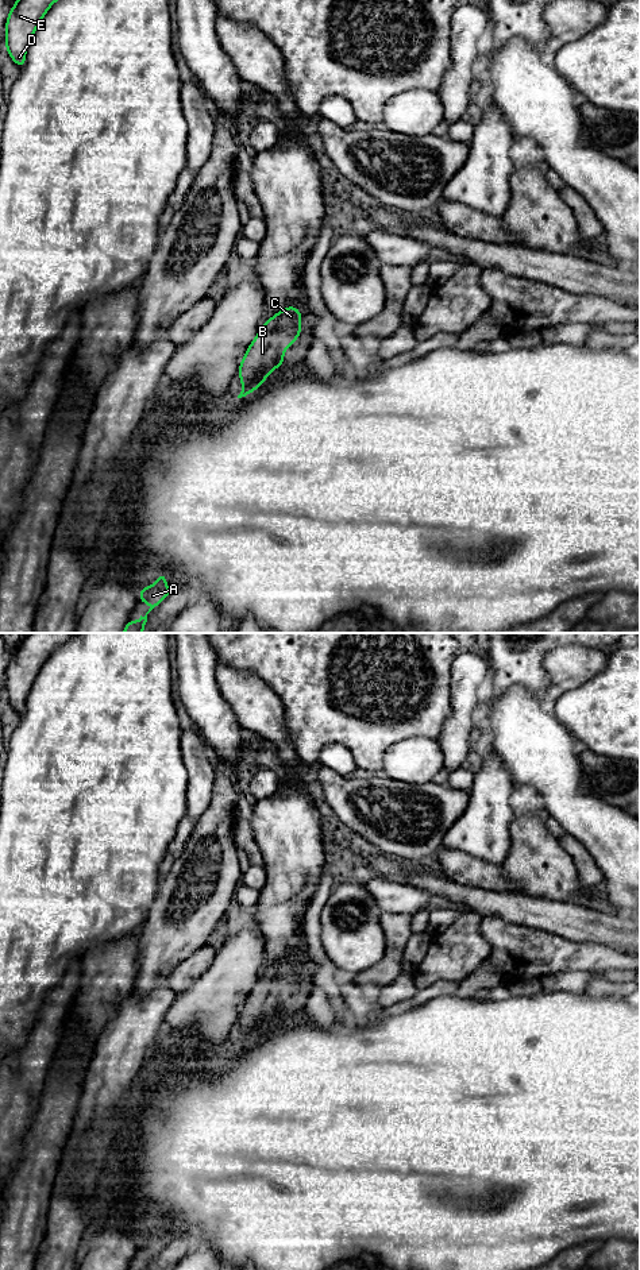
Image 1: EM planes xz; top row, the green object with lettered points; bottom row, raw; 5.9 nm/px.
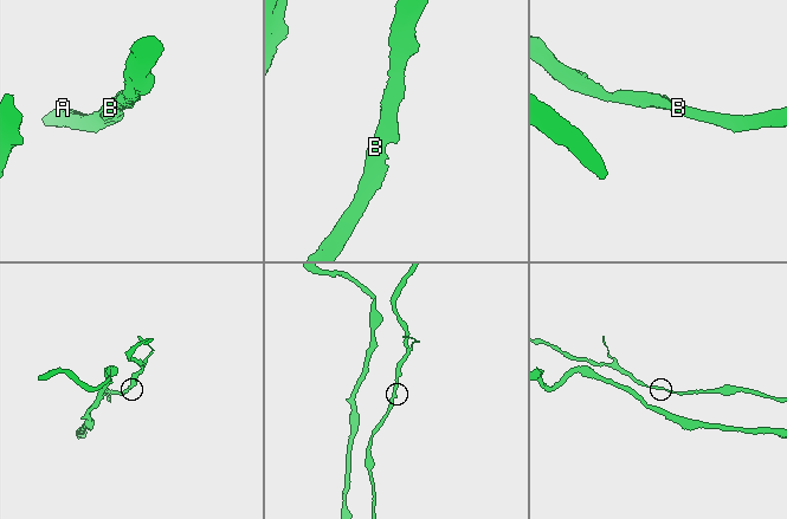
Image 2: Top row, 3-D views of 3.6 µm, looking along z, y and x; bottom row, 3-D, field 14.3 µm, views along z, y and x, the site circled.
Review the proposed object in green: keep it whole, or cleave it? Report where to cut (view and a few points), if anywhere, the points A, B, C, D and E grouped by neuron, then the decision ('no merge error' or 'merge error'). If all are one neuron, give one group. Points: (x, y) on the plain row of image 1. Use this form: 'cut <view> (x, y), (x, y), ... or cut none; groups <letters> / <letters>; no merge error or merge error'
cut none; groups A B C D E; no merge error

